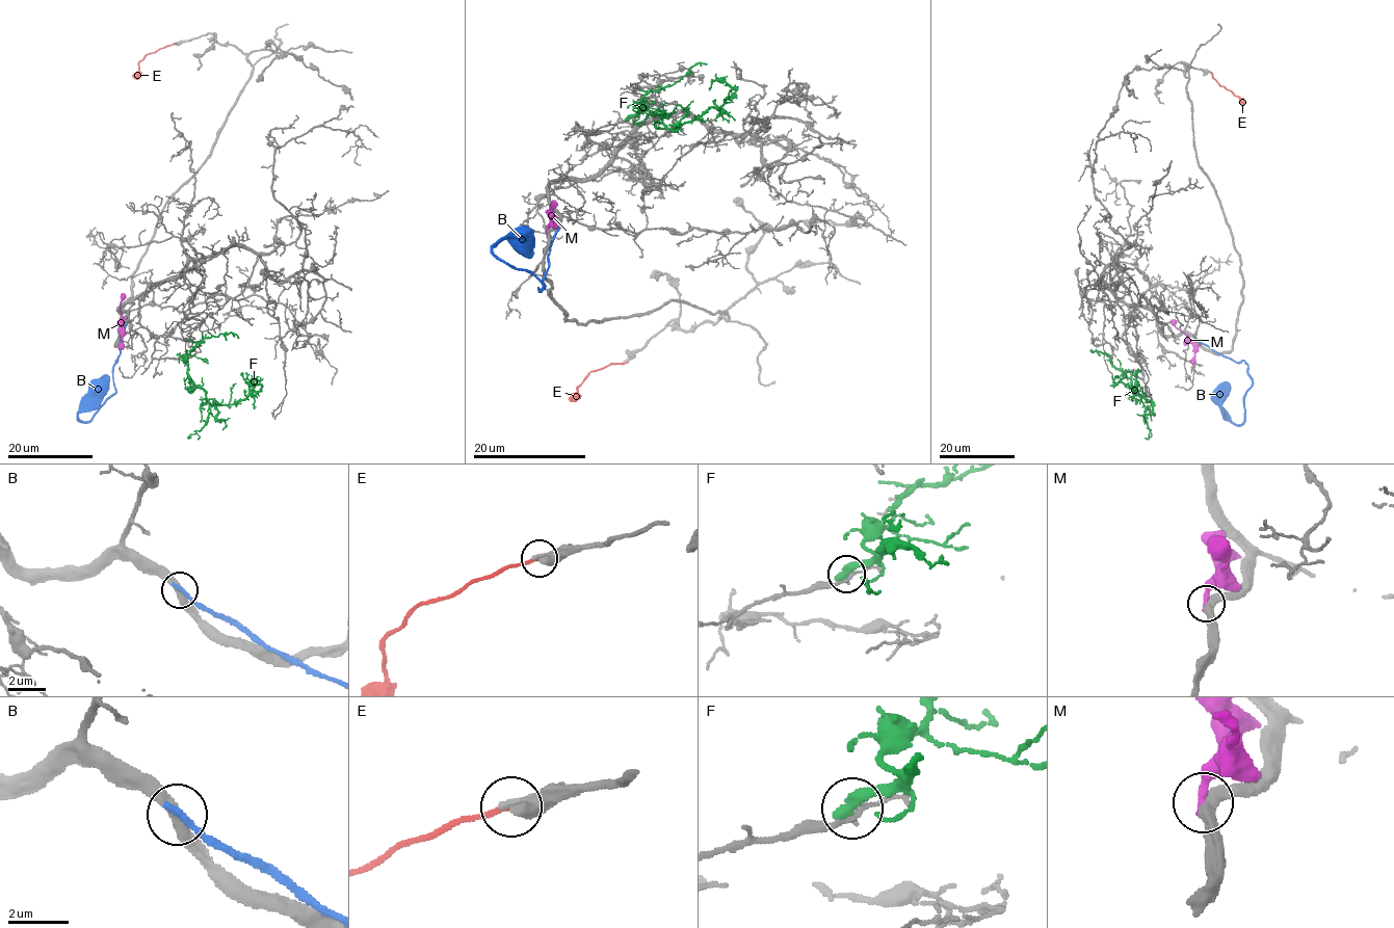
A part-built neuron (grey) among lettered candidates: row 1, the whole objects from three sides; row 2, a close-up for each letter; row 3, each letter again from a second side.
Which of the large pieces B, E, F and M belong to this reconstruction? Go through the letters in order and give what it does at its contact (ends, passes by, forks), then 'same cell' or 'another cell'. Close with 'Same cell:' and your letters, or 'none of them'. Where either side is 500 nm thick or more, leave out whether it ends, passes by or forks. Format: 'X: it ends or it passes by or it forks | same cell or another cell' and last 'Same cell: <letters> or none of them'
B: it ends | same cell
E: it ends | another cell
F: it ends | another cell
M: it ends | another cell
Same cell: B

